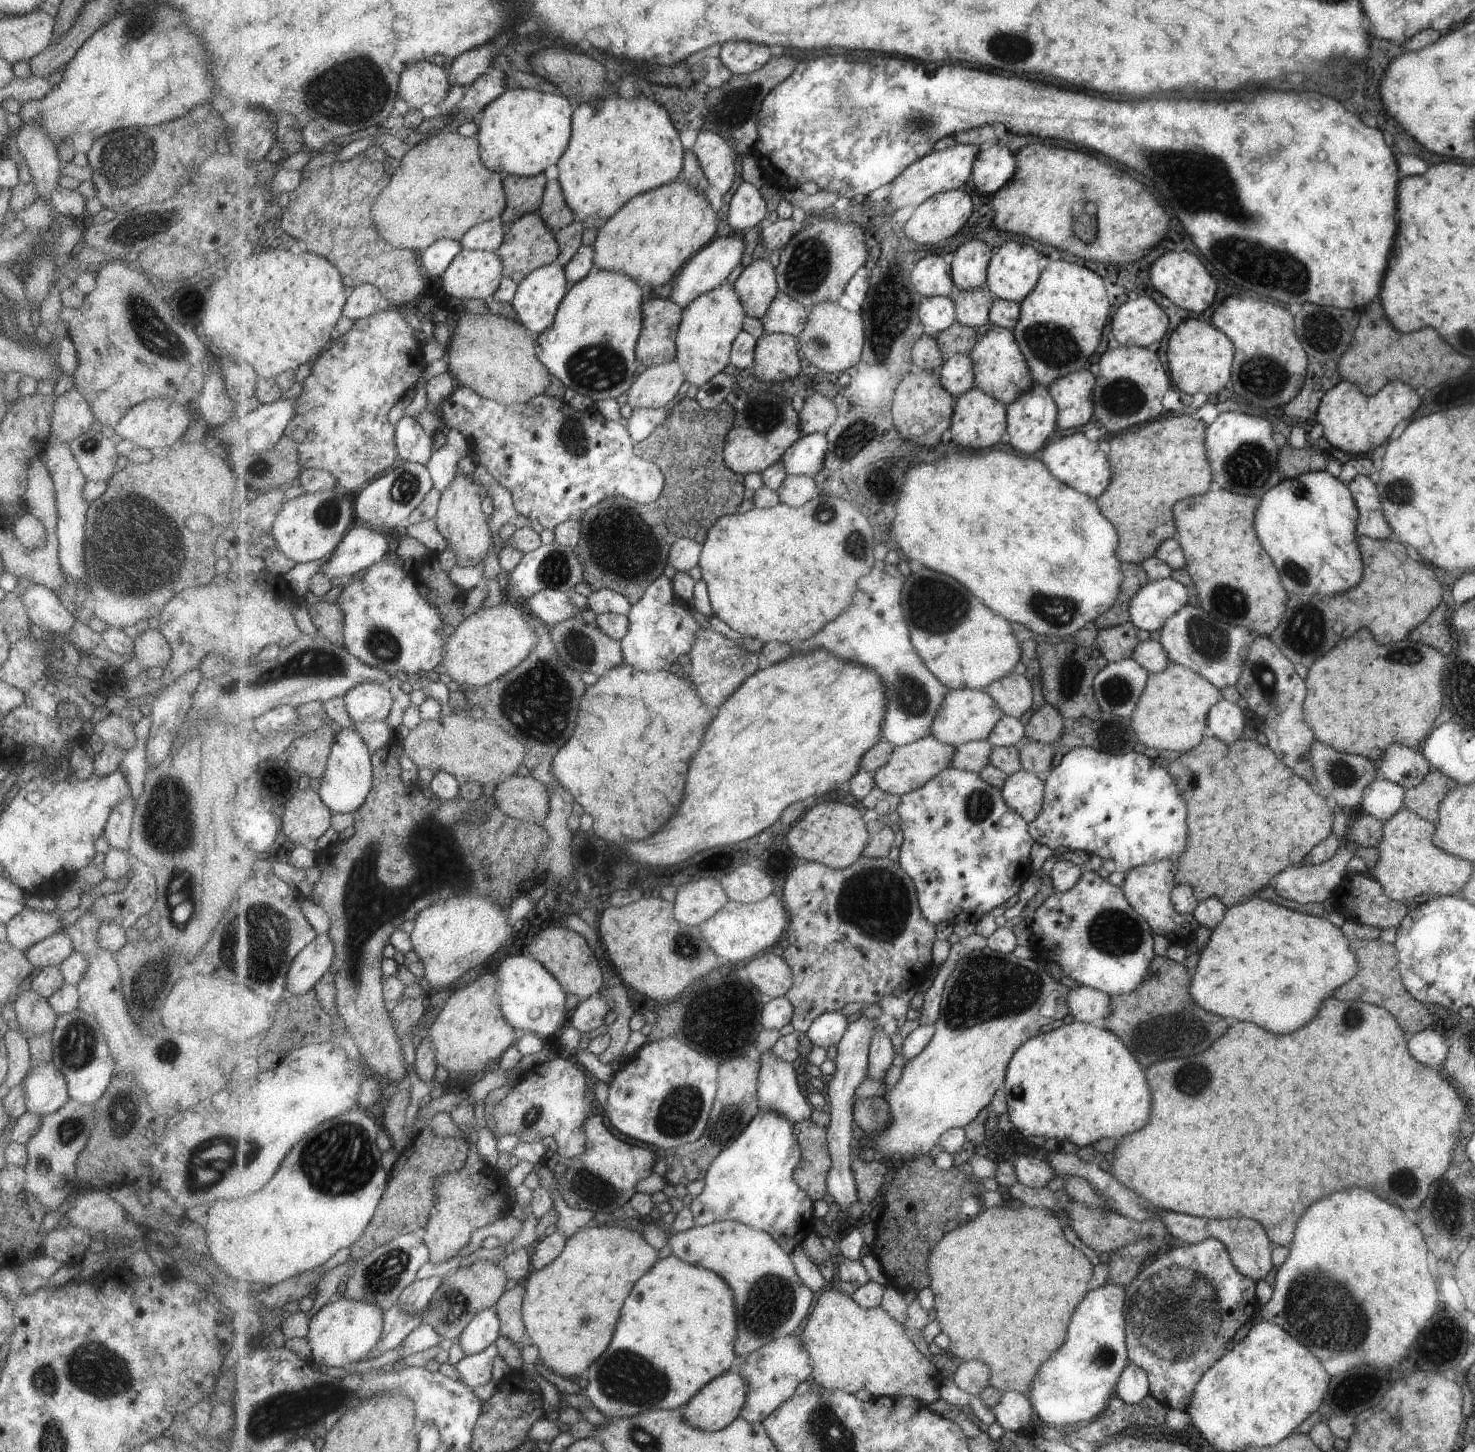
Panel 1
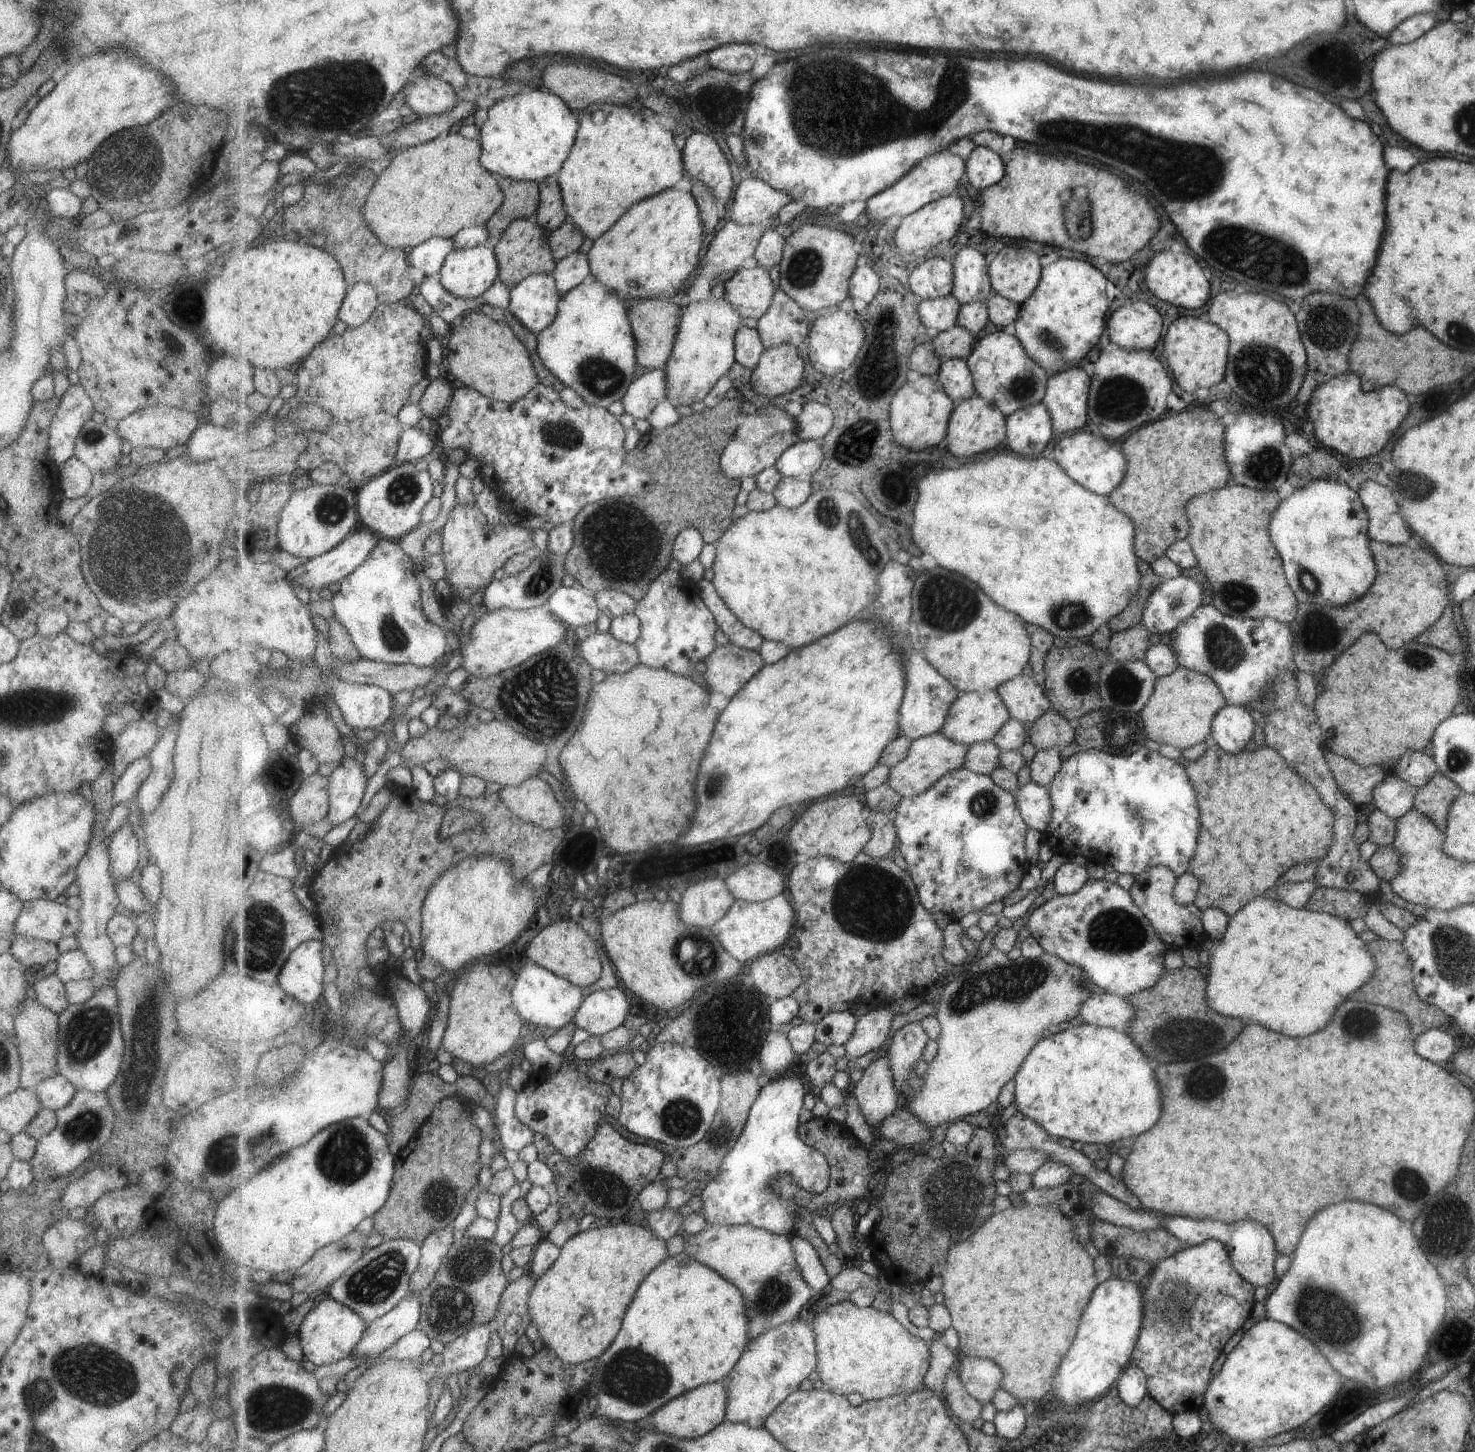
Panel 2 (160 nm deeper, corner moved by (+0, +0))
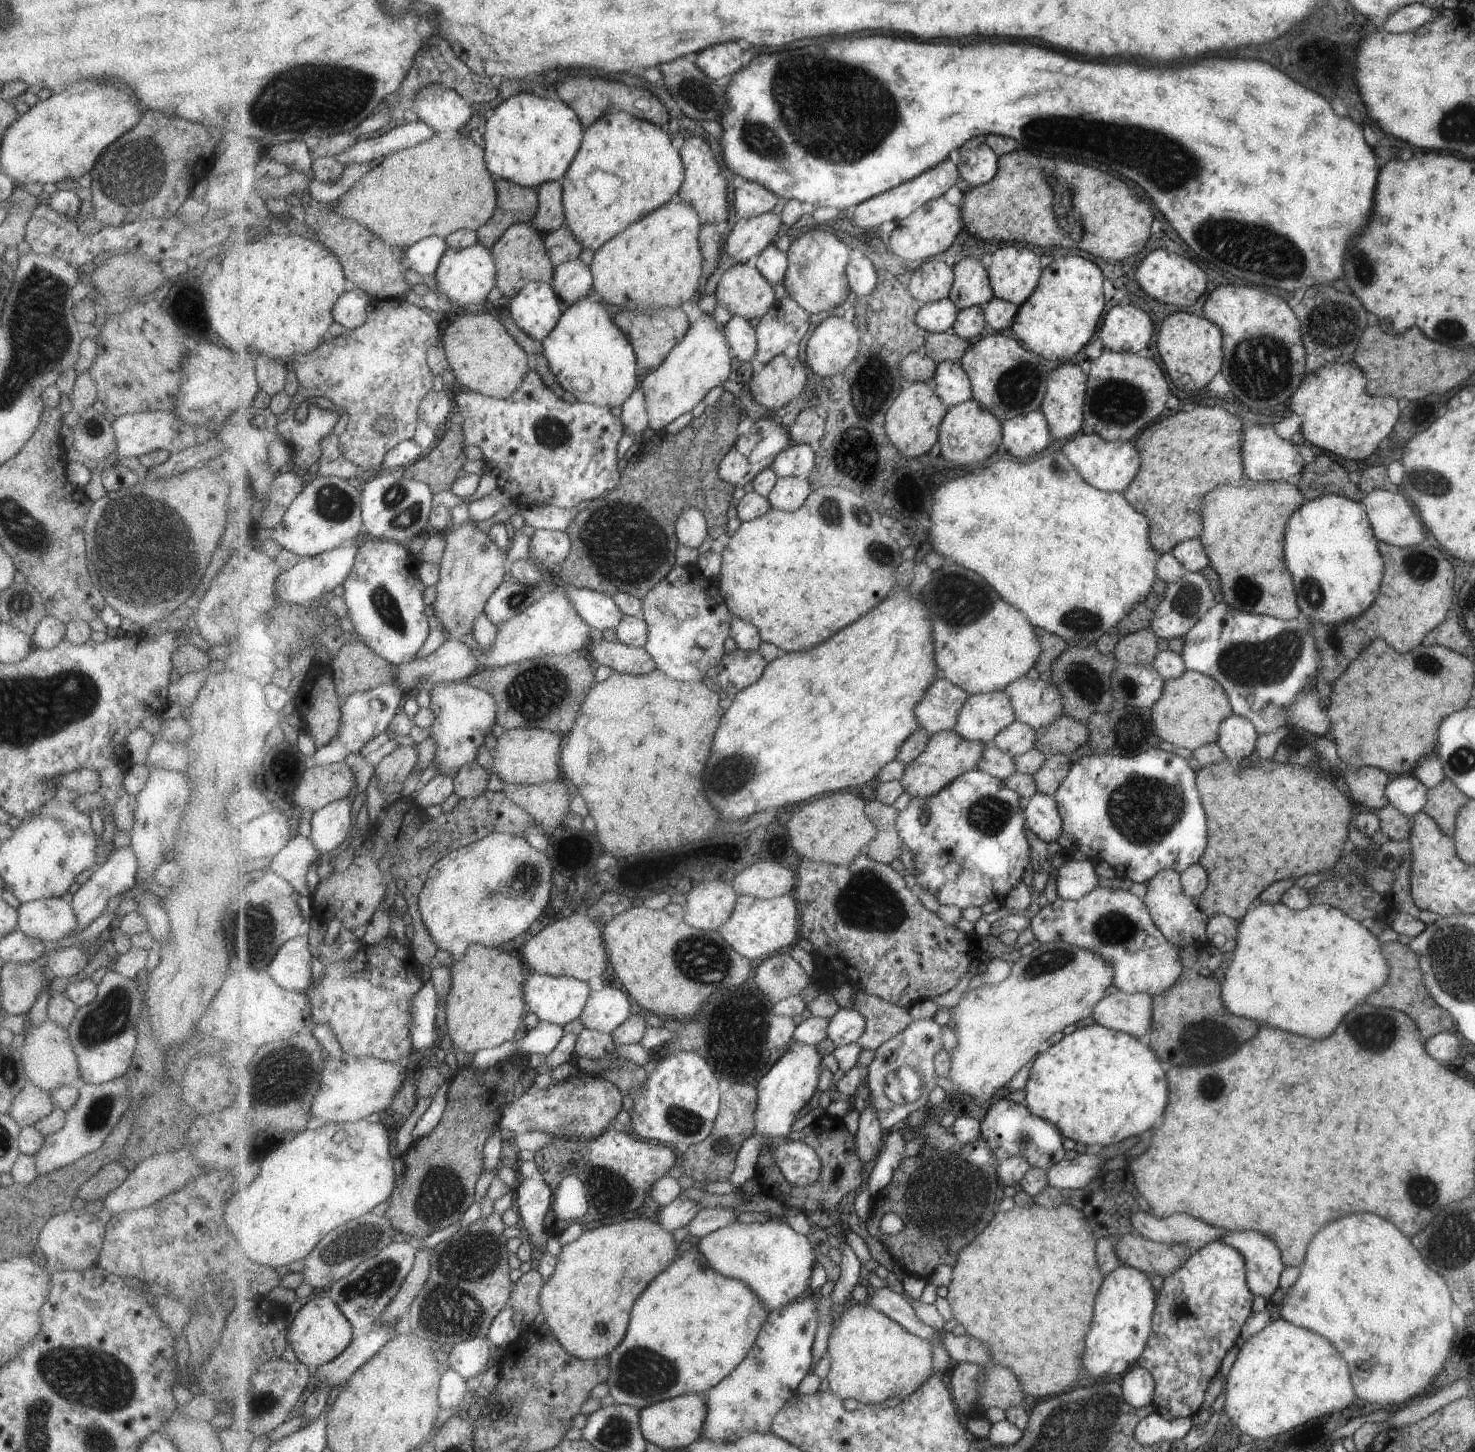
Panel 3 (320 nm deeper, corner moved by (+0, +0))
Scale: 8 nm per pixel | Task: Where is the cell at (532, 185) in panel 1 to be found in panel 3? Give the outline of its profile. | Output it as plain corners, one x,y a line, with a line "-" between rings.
507,179
496,181
498,205
495,214
477,231
479,243
493,248
510,226
530,223
540,209
538,187
524,187

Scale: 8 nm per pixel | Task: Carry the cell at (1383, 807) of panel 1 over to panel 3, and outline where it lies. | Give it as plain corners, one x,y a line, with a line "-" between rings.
1408,773
1395,776
1391,782
1388,782
1384,794
1388,797
1388,804
1391,804
1401,814
1412,817
1422,810
1427,789
1411,773

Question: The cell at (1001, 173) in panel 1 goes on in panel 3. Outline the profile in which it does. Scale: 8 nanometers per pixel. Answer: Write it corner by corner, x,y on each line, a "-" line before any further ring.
986,142
974,149
961,149
960,170
962,178
971,187
987,184
997,176
1000,169
1000,155

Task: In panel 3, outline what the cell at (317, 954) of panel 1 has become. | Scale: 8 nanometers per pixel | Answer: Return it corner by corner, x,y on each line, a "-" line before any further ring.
304,931
277,951
276,957
269,963
266,971
281,988
305,991
313,983
311,960
313,954
309,950
309,936

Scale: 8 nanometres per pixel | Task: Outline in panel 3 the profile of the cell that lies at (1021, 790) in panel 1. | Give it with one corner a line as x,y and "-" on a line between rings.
1035,793
1030,798
1025,813
1027,827
1044,842
1056,841
1063,832
1063,820
1052,796

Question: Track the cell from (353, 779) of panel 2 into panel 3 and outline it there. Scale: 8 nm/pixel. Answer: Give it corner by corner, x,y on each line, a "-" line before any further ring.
339,799
313,812
311,840
320,854
327,854
351,836
351,804
347,799

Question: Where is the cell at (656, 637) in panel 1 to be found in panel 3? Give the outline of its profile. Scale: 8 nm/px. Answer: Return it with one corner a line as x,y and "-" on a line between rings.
695,564
691,565
676,565
671,572
669,572
668,576
665,577
655,588
653,588
652,592
645,597
643,601
644,609
642,610
642,616
645,619
645,622
648,624
648,641
644,646
645,650
649,651
649,654
653,655
653,658
656,659
656,665
659,669
661,669
665,674
668,674
670,677
673,677
678,681
689,681
692,683
699,683
705,676
707,676
707,672
709,672
709,668
713,668
713,666
718,667
719,663
722,661
722,658
725,656
725,640
731,637
731,629
732,622
734,619
734,614
732,610
728,607
727,599
724,597
722,590
720,589
720,585
715,579
710,579
709,577
703,576
701,571
699,571
698,567

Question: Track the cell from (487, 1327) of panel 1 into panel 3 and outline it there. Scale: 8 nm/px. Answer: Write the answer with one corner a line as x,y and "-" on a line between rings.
472,1338
448,1348
449,1368
455,1369
466,1379
480,1378
481,1374
489,1368
492,1346
489,1339

